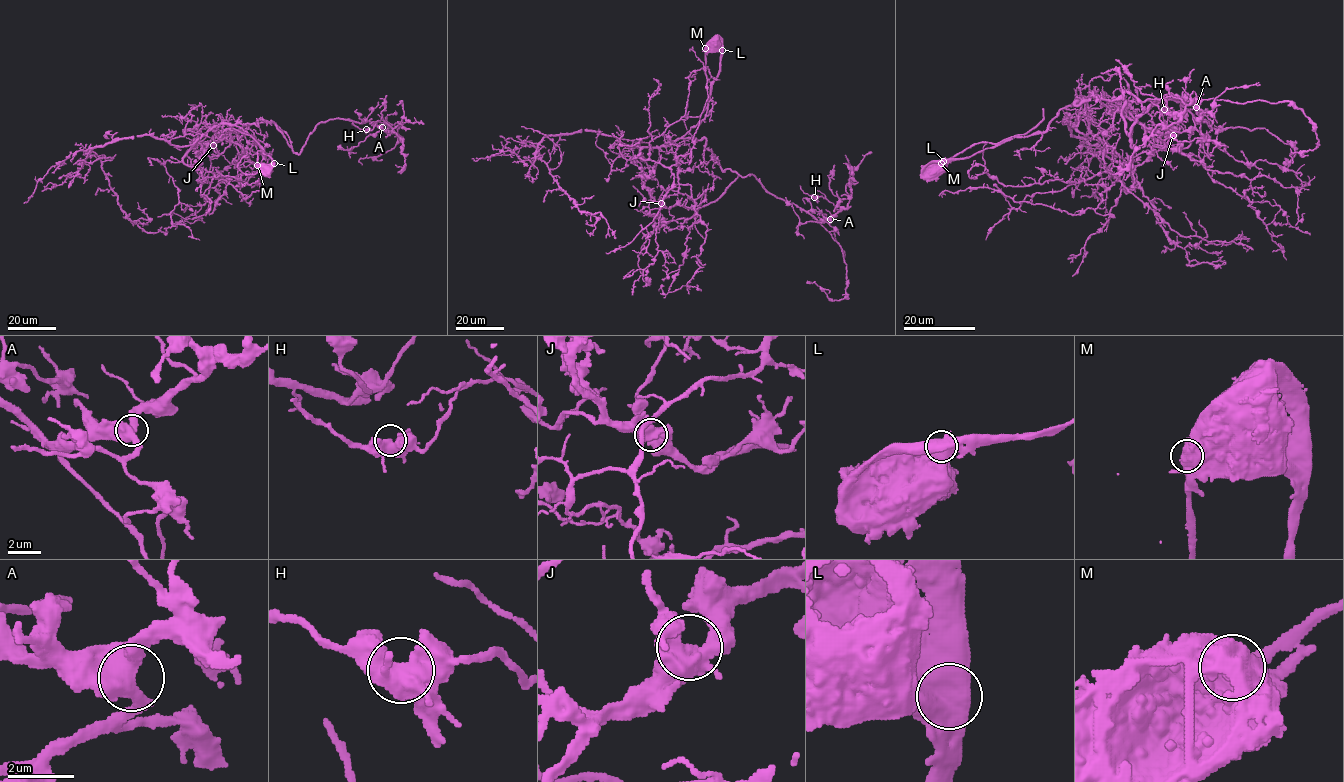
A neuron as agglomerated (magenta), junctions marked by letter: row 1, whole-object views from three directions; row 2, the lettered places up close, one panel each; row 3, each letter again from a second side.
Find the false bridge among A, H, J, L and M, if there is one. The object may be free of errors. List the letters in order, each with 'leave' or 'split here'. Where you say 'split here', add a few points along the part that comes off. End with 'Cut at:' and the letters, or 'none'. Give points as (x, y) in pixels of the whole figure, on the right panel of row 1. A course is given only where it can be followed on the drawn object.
A: leave
H: leave
J: leave
L: leave
M: split here; course (941, 163), (979, 143), (1000, 143), (1026, 134), (1043, 118), (1043, 108)
Cut at: M

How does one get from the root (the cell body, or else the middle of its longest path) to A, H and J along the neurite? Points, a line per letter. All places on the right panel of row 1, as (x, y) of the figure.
A: (931, 169), (979, 143), (1043, 133), (1091, 96), (1124, 101), (1133, 147), (1131, 127), (1156, 99), (1196, 107)
H: (931, 169), (1043, 133), (1091, 96), (1124, 101), (1133, 147), (1156, 99), (1199, 99), (1164, 109)
J: (931, 169), (979, 143), (1043, 133), (1081, 101), (1090, 108), (1115, 101), (1154, 137), (1168, 143), (1173, 135)

